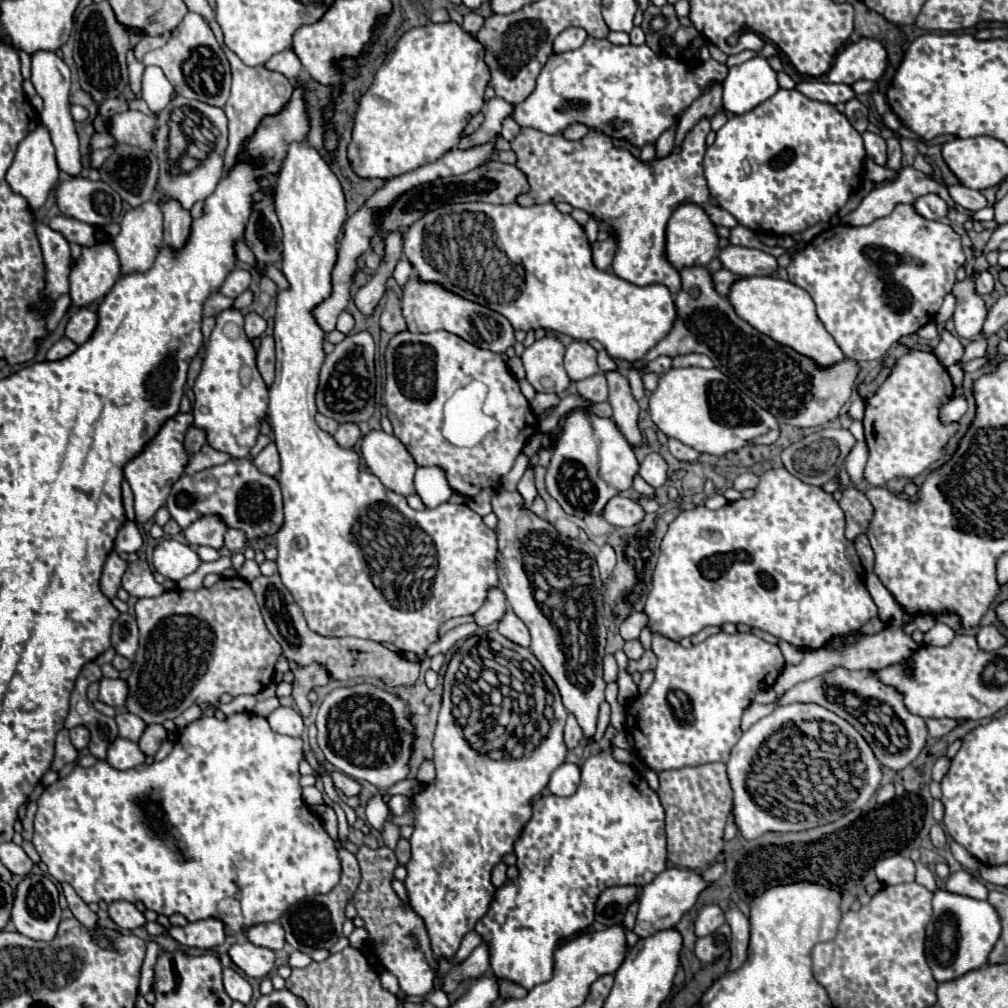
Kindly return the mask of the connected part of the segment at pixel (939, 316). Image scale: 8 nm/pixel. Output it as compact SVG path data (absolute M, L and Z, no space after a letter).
M948 293L948 295L944 297L944 303L942 303L940 311L936 313L936 323L946 323L946 321L952 317L954 309L956 309L956 297L954 297L952 293Z

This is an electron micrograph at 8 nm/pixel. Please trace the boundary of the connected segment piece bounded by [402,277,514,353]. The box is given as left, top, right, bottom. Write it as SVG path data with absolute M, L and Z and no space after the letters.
M410 277L408 283L402 289L402 313L408 325L408 331L412 333L430 333L430 331L448 331L464 341L470 341L472 345L478 345L482 349L490 349L496 353L504 353L508 347L514 345L514 329L510 321L488 309L486 305L472 303L448 289L444 289L440 283L424 283L418 277Z

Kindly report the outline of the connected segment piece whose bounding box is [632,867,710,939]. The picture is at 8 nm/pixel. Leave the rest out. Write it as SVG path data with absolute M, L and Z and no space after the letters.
M668 867L666 871L662 871L652 883L644 885L640 891L640 909L636 915L636 923L634 923L634 933L638 937L648 937L654 935L656 931L662 929L670 929L676 927L678 921L682 919L682 915L694 907L698 893L702 889L706 889L710 883L706 883L700 873L696 871L688 871L688 869L678 869L678 867Z

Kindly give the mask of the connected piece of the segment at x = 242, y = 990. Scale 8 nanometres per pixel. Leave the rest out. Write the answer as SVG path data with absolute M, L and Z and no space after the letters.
M224 969L224 989L234 1001L240 1001L244 1005L250 1003L250 999L252 999L250 983L234 969Z

